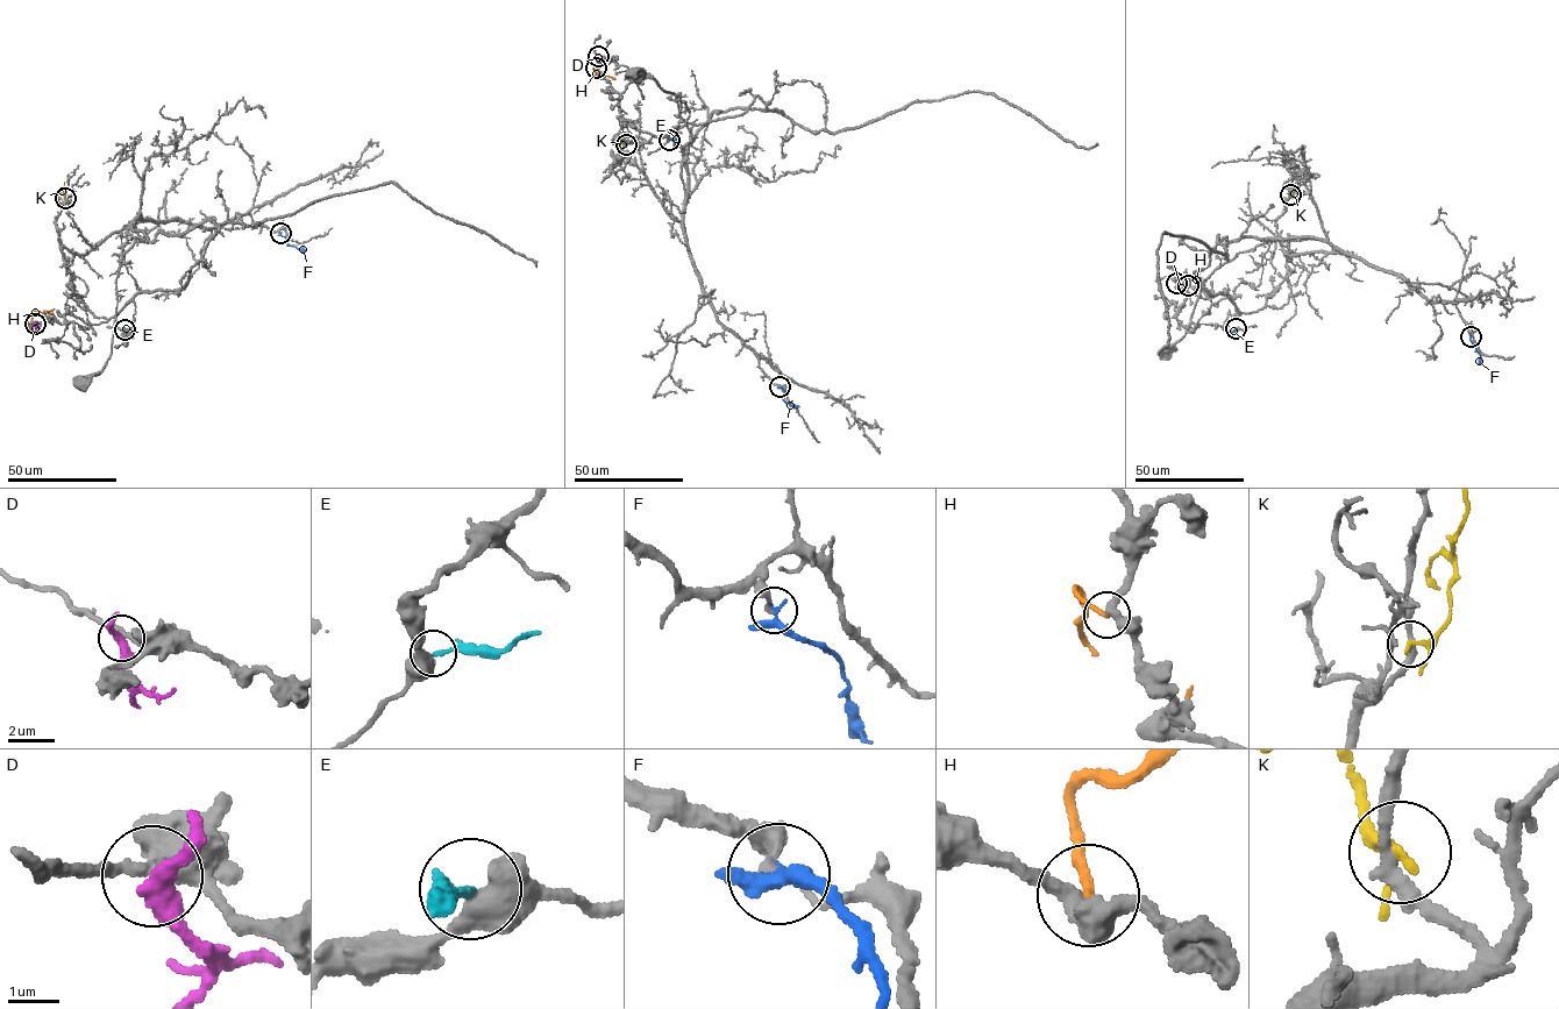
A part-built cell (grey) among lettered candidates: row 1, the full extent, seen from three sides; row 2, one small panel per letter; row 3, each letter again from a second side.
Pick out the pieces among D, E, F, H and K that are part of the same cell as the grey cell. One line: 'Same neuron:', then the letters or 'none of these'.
Same neuron: none of these

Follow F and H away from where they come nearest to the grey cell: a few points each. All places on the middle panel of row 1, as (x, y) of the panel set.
F: (780, 386), (784, 400), (799, 406)
H: (596, 68), (598, 77), (614, 77)

